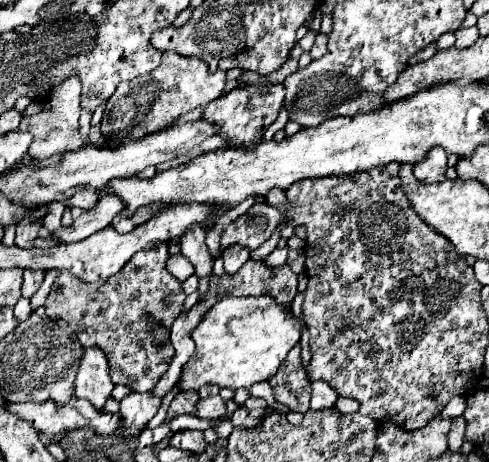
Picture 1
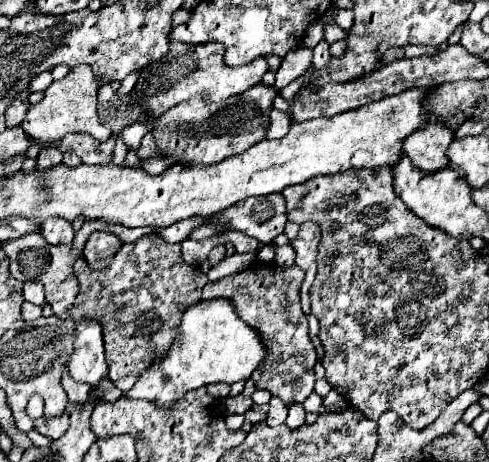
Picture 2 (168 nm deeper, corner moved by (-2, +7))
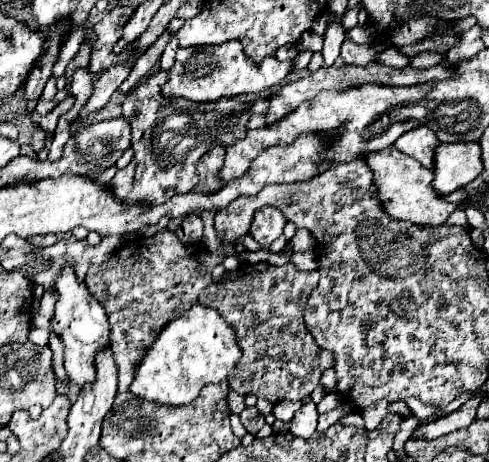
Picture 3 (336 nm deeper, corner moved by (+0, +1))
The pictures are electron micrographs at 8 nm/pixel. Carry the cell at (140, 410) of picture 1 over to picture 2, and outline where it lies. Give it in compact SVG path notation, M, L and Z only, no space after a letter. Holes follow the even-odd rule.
M230 299L200 301L184 311L170 353L144 371L126 397L146 399L156 405L174 405L190 389L222 381L228 385L244 381L262 365L262 361L266 361L266 347L262 345L258 331L238 317Z

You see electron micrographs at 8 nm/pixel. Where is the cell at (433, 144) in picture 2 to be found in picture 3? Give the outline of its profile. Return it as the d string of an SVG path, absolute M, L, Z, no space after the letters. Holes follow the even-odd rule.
M426 125L406 131L394 143L396 149L400 149L406 155L412 155L426 169L434 167L434 151L436 151L438 145L440 145L440 141L438 141L436 133L430 127L426 127Z

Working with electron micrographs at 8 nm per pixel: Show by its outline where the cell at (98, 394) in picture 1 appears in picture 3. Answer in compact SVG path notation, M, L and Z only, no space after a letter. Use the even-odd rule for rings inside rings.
M64 265L60 275L56 275L54 291L58 293L58 303L54 307L52 333L58 335L64 343L66 373L72 383L78 383L78 385L92 383L92 379L96 377L94 355L102 345L108 343L108 335L110 335L108 315L106 315L104 307L94 299L94 295L90 295L86 283L78 281L78 277L70 265Z

